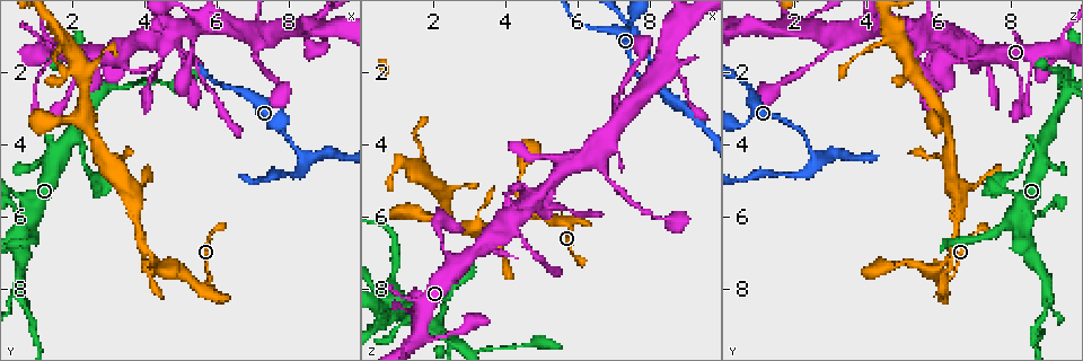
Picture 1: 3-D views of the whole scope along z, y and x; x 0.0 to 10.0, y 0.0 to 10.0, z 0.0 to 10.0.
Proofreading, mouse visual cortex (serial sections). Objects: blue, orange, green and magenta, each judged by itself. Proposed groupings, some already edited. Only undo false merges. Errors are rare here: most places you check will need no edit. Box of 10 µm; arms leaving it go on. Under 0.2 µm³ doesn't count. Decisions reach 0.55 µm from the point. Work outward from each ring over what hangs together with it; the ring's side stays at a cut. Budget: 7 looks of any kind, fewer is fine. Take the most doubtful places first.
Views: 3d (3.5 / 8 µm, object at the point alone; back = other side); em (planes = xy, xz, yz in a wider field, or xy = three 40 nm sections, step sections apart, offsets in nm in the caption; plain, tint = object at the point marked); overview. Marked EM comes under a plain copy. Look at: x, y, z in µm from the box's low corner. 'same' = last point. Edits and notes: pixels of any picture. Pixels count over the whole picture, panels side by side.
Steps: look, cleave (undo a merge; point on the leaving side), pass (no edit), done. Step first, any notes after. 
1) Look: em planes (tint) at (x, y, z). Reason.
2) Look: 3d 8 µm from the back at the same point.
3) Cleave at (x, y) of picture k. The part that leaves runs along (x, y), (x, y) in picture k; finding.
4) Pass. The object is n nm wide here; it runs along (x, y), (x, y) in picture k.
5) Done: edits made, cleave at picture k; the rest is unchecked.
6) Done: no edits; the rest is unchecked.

Look: 3d 3.5 µm from the back at (8.40, 4.45, 2.60). Three-way junction.

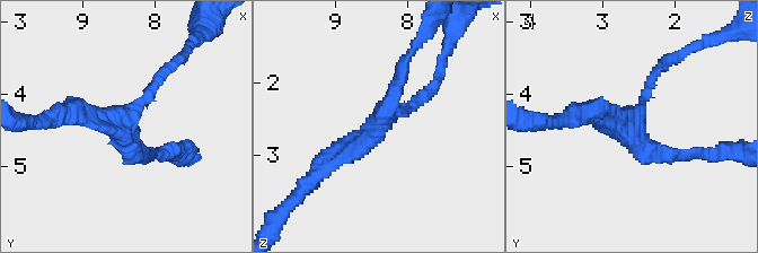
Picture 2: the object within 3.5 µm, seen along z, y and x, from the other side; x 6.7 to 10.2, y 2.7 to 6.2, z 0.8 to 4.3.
Pass. The arms are 150, 200, 250 nm wide; it runs along (169, 67), (124, 132), (148, 153) in picture 2; one cell here.

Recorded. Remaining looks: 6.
Look: 3d 3.5 µm at (0.90, 6.20, 7.95). Four arms meet.

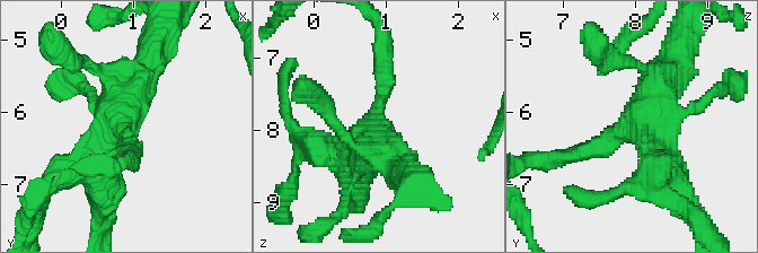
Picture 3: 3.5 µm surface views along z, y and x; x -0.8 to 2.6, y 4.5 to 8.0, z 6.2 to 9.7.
Look: em xy step 2 (tint) at (0.85, 6.15, 7.95). 4 arms meet here; the arms are 150, 250, 450, 500 nm wide; shape alone is not enough.

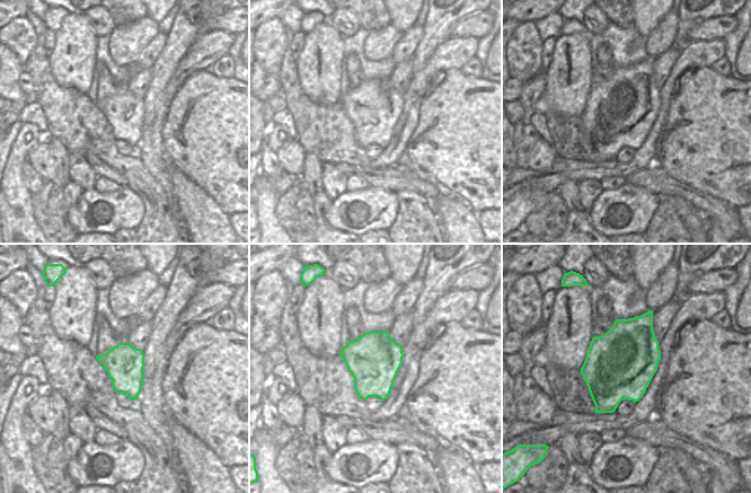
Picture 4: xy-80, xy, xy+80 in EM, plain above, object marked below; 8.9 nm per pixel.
Pass. The object is 480 nm wide here; it runs along (677, 61), (648, 116), (570, 155) in picture 3; one cell here.

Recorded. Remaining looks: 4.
Look: 3d 3.5 µm at (5.35, 1.70, 5.75). Abrupt turn.

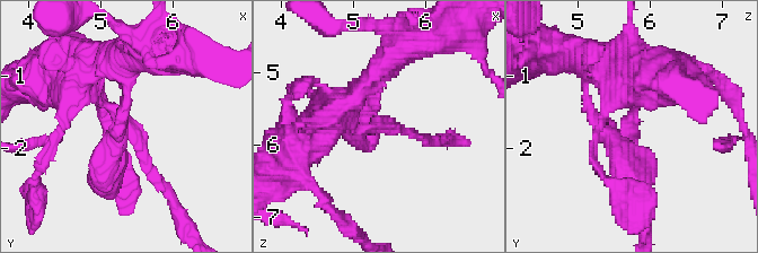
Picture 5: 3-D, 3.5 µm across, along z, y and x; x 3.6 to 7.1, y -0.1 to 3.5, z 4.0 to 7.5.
Look: em xy step 5 (tint) at (5.35, 1.65, 5.75). Shape alone is not enough.

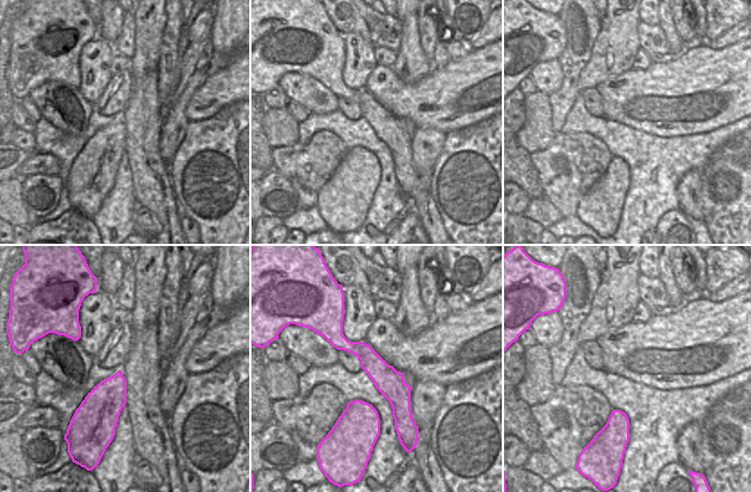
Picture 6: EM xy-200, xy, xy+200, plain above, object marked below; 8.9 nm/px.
Pass. It runs along (329, 336), (378, 369), (408, 421) in picture 6; all the same cell.

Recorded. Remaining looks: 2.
Done: no edits; the rest is unchecked.

